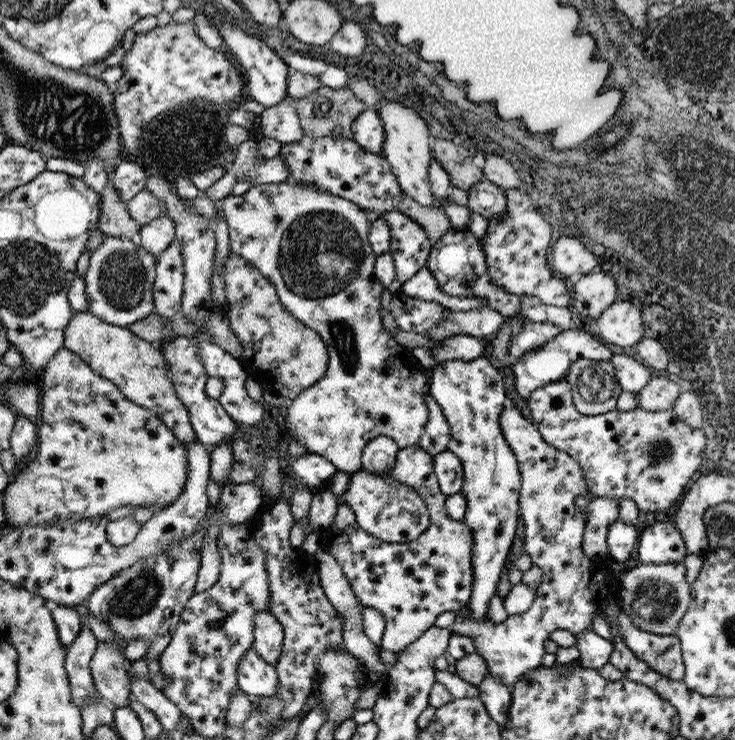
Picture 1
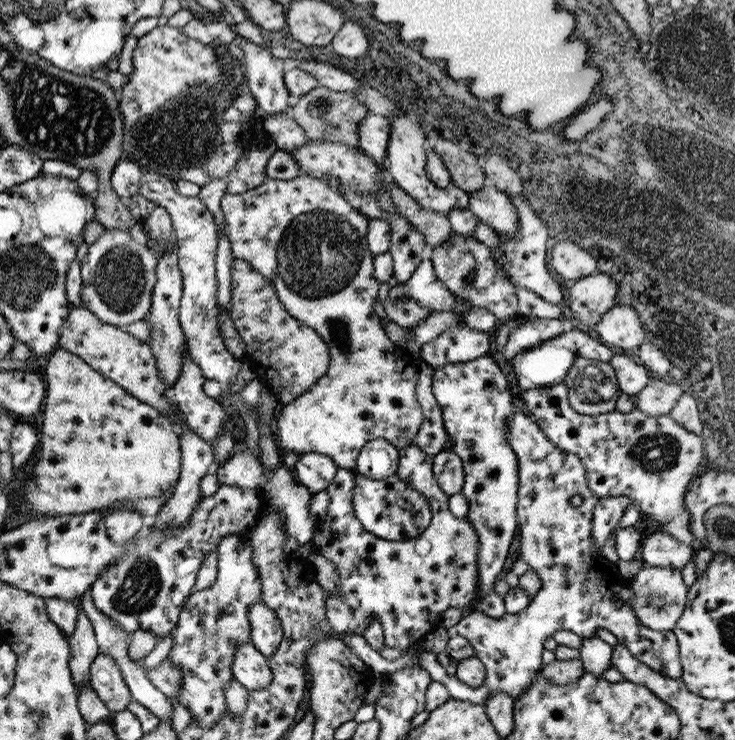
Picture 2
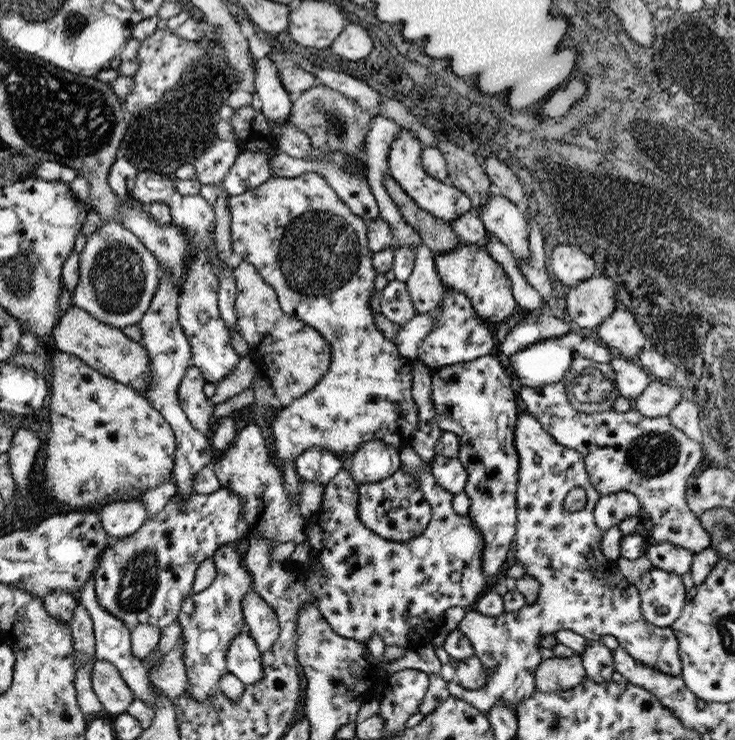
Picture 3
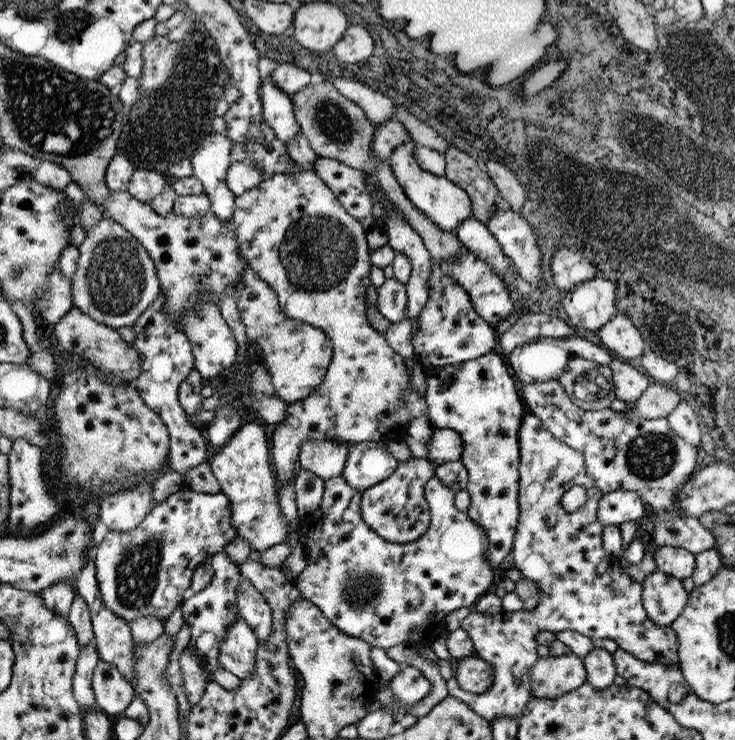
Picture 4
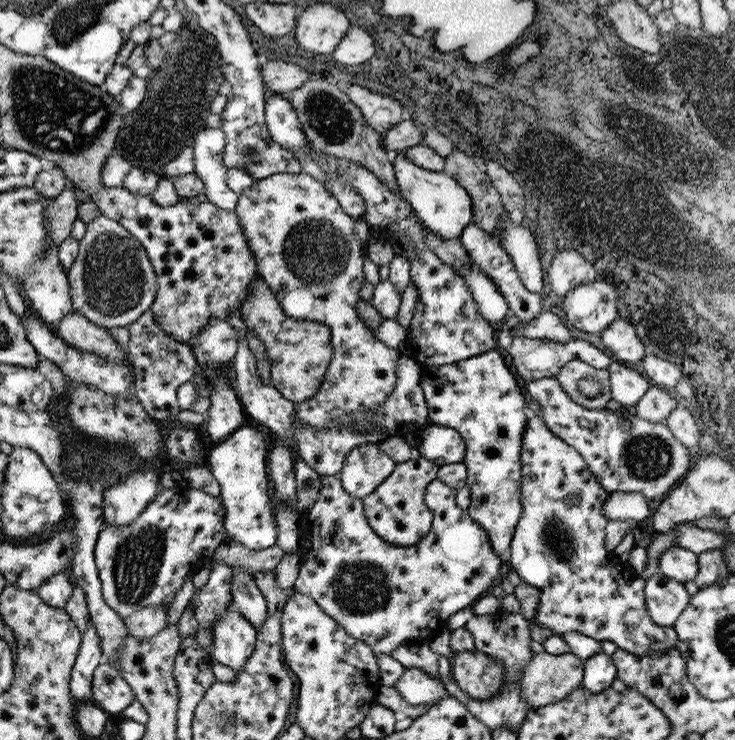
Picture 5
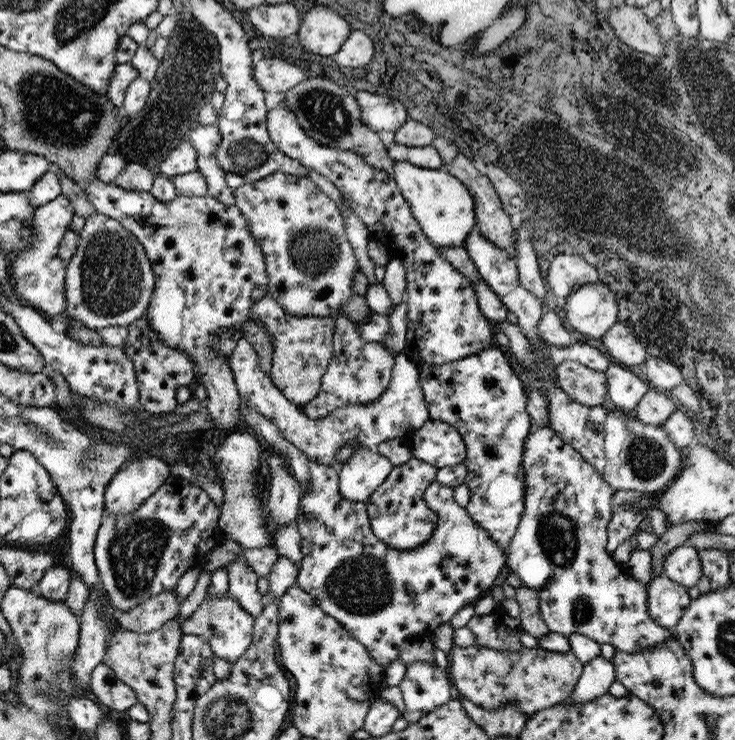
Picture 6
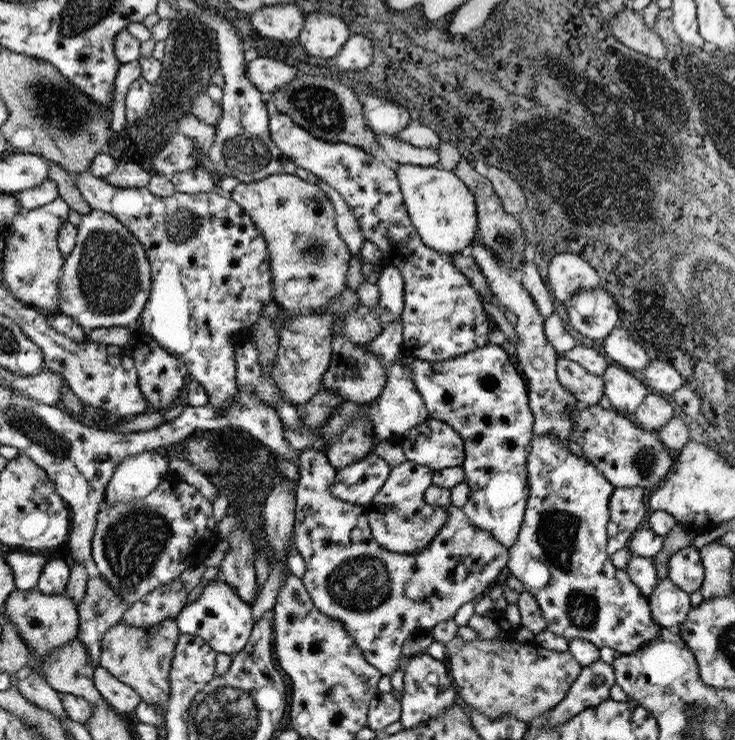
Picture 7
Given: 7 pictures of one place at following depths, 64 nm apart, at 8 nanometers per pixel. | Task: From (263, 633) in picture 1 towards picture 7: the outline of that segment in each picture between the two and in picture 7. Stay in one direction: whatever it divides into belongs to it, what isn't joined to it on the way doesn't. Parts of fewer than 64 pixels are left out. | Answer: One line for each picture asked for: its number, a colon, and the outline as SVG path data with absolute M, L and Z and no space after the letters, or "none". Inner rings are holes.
2: M253 602L253 606L249 606L247 620L251 620L251 646L269 660L283 638L281 622L263 602Z
3: M255 590L243 598L243 622L249 630L249 636L255 638L259 652L271 650L279 636L279 624L273 610L257 596Z
4: M245 576L241 578L235 600L239 606L239 620L245 620L247 626L255 630L255 638L259 638L259 646L263 646L271 636L271 610L267 602L263 602L261 594Z
5: M233 568L233 586L231 586L231 606L235 612L243 614L259 632L263 620L267 620L267 602L263 600L253 576L243 568Z
6: M237 558L223 568L227 568L229 572L229 596L235 598L235 602L243 606L243 612L251 614L253 620L259 618L263 606L261 606L261 594L257 592L257 578L253 570L243 562L243 558Z
7: M239 520L235 528L231 530L231 536L227 538L229 542L229 552L225 560L219 566L219 574L223 576L223 582L227 582L239 598L243 598L245 606L255 604L255 570L253 570L253 546L251 546L251 536L245 532L243 522Z

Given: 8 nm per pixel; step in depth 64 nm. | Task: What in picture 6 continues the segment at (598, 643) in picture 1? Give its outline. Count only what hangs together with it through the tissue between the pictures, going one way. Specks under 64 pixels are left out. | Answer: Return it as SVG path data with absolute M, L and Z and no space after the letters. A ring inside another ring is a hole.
M593 658L583 666L583 676L579 676L579 684L575 684L575 690L565 700L571 706L581 706L601 694L607 694L607 688L615 682L615 670L611 666L611 660L605 658Z

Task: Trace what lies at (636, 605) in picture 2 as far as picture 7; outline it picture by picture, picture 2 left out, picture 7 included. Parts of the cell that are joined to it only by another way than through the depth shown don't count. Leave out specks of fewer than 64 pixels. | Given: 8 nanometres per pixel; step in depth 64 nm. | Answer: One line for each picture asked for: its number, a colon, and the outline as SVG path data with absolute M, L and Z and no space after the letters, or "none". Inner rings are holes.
3: M651 568L633 586L639 590L639 610L647 624L671 628L679 620L687 600L687 590L679 574Z
4: M655 570L639 584L643 586L643 610L647 610L647 618L651 618L655 626L671 628L689 604L689 592L685 590L683 582Z
5: M661 572L645 580L645 598L651 622L663 628L673 628L691 602L691 594L685 590L685 584L671 580Z
6: M661 574L655 576L647 586L647 602L655 624L673 632L679 620L683 620L685 610L691 606L691 596L685 586Z
7: M665 578L655 584L653 594L649 596L649 610L653 622L661 630L677 632L691 612L691 598L669 578Z

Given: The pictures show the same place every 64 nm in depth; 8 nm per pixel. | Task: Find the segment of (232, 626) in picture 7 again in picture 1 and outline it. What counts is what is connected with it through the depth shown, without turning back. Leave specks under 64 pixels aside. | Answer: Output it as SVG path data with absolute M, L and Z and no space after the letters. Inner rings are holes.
M253 648L241 658L239 668L235 672L239 672L237 676L239 690L245 692L247 696L267 698L277 694L279 676L275 672L275 666L269 666L267 662L263 662L263 658L257 652L253 652Z

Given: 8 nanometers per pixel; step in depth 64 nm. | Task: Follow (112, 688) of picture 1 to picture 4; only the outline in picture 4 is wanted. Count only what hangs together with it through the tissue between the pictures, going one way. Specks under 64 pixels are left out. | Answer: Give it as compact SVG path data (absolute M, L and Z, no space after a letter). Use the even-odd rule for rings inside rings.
M99 662L95 666L91 688L95 694L97 708L107 716L123 714L129 708L129 704L135 700L133 686L113 666L105 662Z

